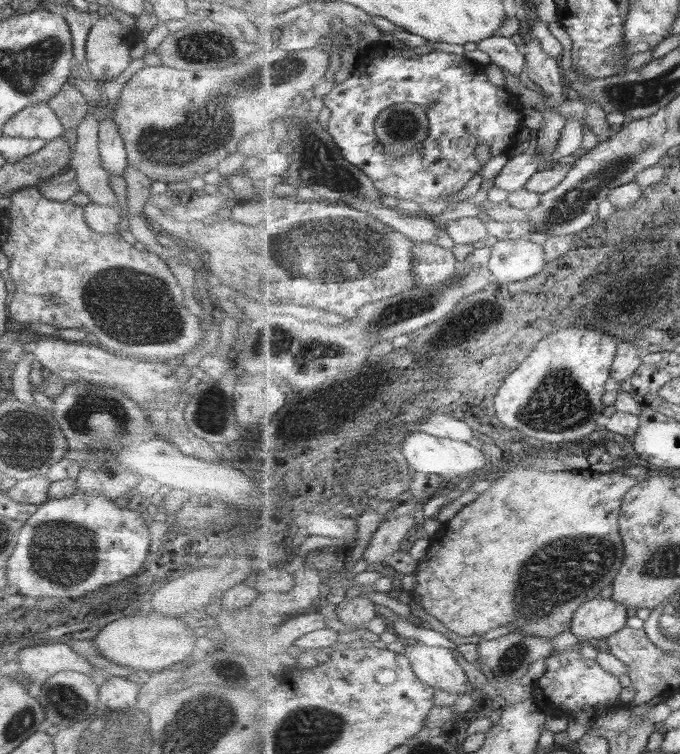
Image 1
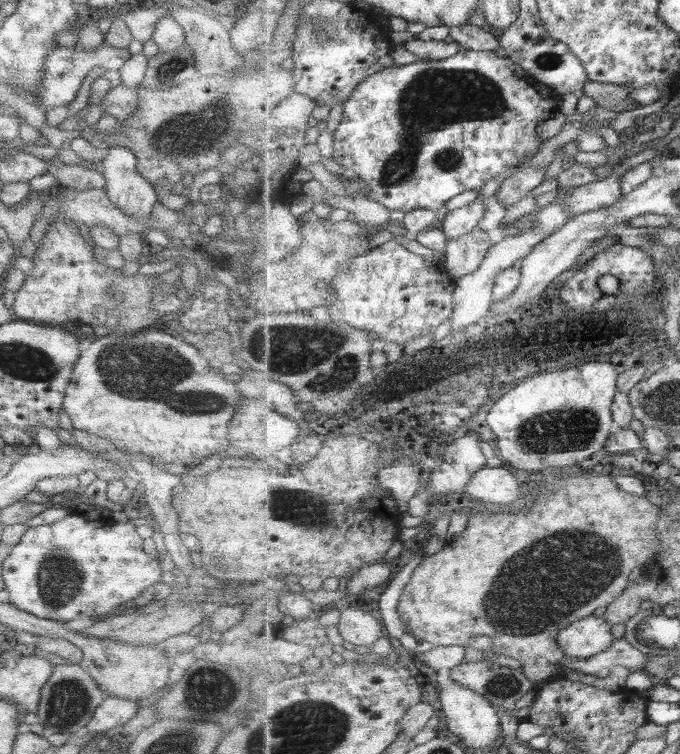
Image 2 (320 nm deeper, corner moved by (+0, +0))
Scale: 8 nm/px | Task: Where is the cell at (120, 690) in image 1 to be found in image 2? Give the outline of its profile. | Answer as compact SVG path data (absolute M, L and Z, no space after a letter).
M104 695L85 723L84 732L97 735L114 726L125 724L135 714L138 707L135 700L119 700L114 696Z

